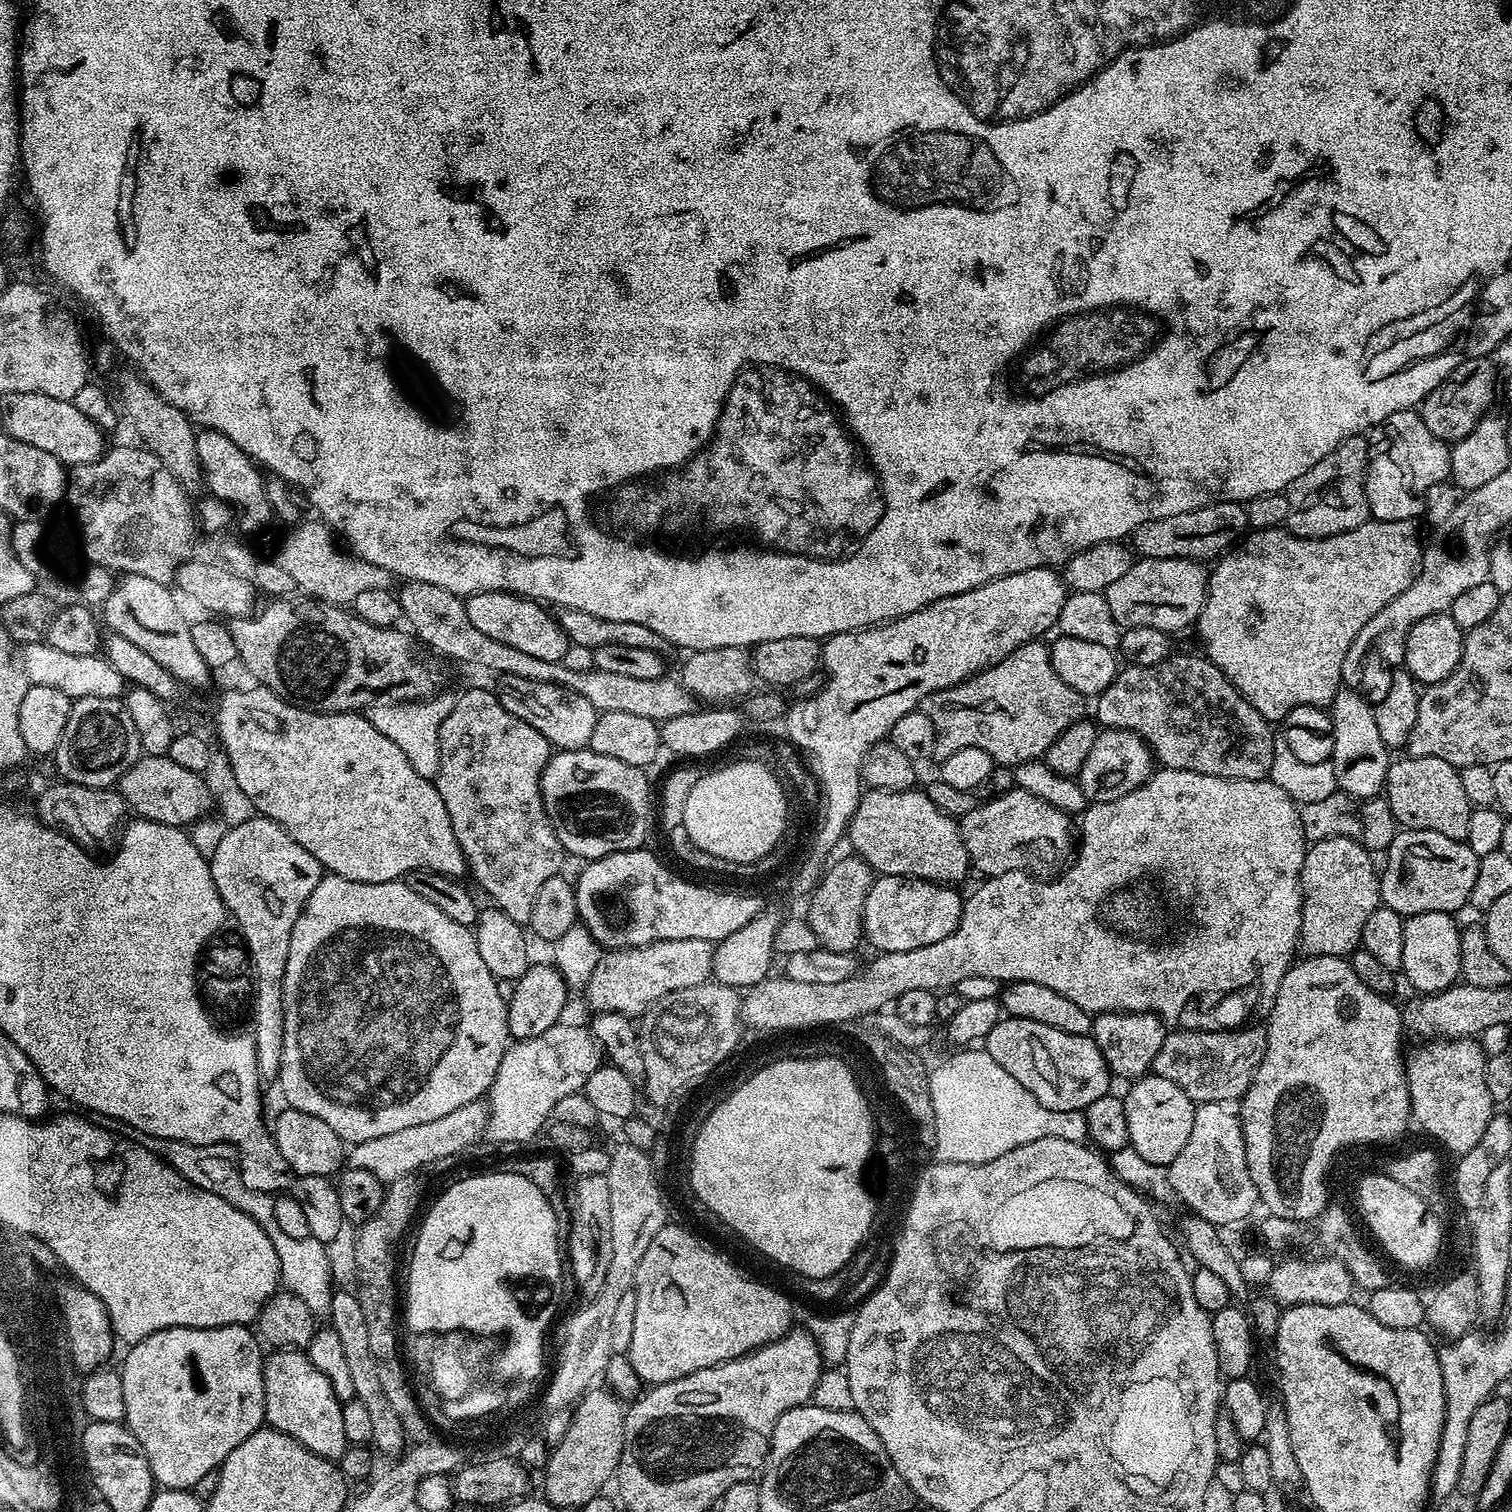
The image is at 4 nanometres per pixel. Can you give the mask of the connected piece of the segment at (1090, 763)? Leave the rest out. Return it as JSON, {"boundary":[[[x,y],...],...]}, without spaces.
{"boundary":[[[1104,730],[1097,735],[1086,762],[1082,762],[1078,783],[1088,802],[1101,804],[1114,798],[1122,798],[1122,794],[1130,794],[1130,790],[1142,786],[1153,771],[1152,749],[1141,736],[1133,732]]]}

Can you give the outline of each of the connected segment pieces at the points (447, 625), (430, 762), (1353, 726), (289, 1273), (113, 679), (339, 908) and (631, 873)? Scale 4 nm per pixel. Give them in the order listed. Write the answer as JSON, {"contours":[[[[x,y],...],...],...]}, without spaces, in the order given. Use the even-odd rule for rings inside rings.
{"contours":[[[[413,580],[399,586],[401,588],[398,588],[398,595],[406,624],[409,624],[407,627],[421,641],[424,639],[437,652],[437,657],[445,656],[446,659],[457,660],[460,664],[473,664],[474,667],[485,668],[488,672],[500,672],[501,677],[528,676],[531,680],[557,684],[566,690],[574,690],[574,694],[582,694],[582,698],[586,698],[586,702],[590,702],[590,706],[594,706],[597,713],[639,714],[642,718],[663,722],[697,711],[696,697],[684,689],[679,679],[644,680],[629,678],[623,674],[606,674],[606,670],[598,670],[596,667],[590,670],[569,670],[563,662],[542,662],[542,658],[533,658],[522,650],[514,650],[514,646],[506,646],[506,642],[498,642],[495,638],[482,634],[482,630],[477,630],[471,624],[464,600],[450,594],[450,590]]],[[[441,690],[427,700],[413,700],[407,704],[376,704],[366,712],[368,721],[382,730],[382,734],[386,734],[386,738],[390,738],[390,742],[394,742],[406,758],[410,758],[410,766],[414,766],[414,770],[427,780],[436,777],[440,769],[442,722],[446,722],[450,710],[454,710],[456,705],[457,693],[448,691]]],[[[1341,690],[1331,702],[1334,750],[1330,763],[1339,791],[1356,800],[1371,800],[1383,793],[1384,780],[1388,776],[1390,749],[1378,734],[1378,722],[1374,722],[1375,707],[1371,703],[1367,704],[1359,694],[1356,690]]],[[[145,1132],[139,1133],[138,1139],[142,1146],[146,1146],[146,1150],[150,1150],[159,1156],[164,1163],[174,1170],[178,1170],[178,1174],[182,1174],[182,1178],[189,1180],[195,1188],[210,1190],[210,1194],[218,1194],[222,1198],[226,1198],[226,1202],[230,1202],[230,1206],[238,1206],[238,1210],[250,1214],[250,1218],[254,1218],[254,1222],[258,1222],[258,1226],[262,1226],[262,1230],[266,1230],[270,1242],[274,1242],[274,1250],[278,1254],[278,1262],[280,1263],[280,1279],[283,1287],[287,1291],[293,1292],[298,1298],[302,1298],[302,1302],[306,1302],[306,1306],[310,1306],[313,1316],[317,1318],[328,1316],[334,1291],[332,1260],[328,1257],[329,1249],[312,1236],[289,1238],[279,1228],[277,1219],[270,1220],[268,1218],[270,1216],[268,1210],[274,1210],[274,1199],[270,1201],[270,1208],[260,1208],[260,1206],[266,1206],[266,1197],[269,1193],[258,1190],[250,1190],[250,1194],[244,1192],[242,1190],[244,1184],[238,1184],[238,1180],[236,1180],[238,1174],[234,1174],[234,1168],[230,1166],[228,1158],[224,1162],[220,1162],[220,1166],[218,1166],[216,1152],[228,1152],[232,1145],[187,1144],[181,1140],[167,1140],[166,1138],[151,1136]]],[[[46,642],[25,644],[22,648],[22,667],[28,676],[29,684],[50,686],[53,690],[62,690],[70,699],[123,697],[126,692],[126,681],[109,660],[103,655],[86,656],[84,654],[65,654]]],[[[325,874],[318,882],[318,886],[314,886],[314,894],[310,894],[302,914],[298,914],[298,922],[294,922],[294,930],[290,934],[290,954],[286,958],[286,978],[284,979],[282,1066],[280,1067],[280,1079],[278,1081],[280,1092],[284,1095],[285,1101],[283,1103],[289,1108],[297,1108],[306,1114],[314,1114],[314,1118],[322,1118],[322,1122],[326,1122],[326,1126],[330,1126],[330,1130],[334,1130],[334,1134],[338,1134],[338,1138],[344,1141],[345,1145],[353,1146],[367,1142],[372,1138],[381,1138],[385,1137],[386,1134],[397,1133],[398,1130],[409,1129],[410,1126],[417,1126],[424,1122],[431,1122],[436,1118],[443,1118],[453,1113],[458,1107],[466,1106],[467,1103],[474,1103],[474,1101],[481,1099],[494,1082],[496,1071],[504,1057],[504,1051],[510,1043],[510,1037],[508,1034],[508,1006],[502,1002],[500,995],[498,995],[497,980],[488,975],[486,968],[476,968],[477,954],[475,931],[469,925],[454,922],[454,918],[446,918],[446,914],[442,914],[442,910],[438,910],[438,906],[426,902],[426,898],[422,898],[422,894],[410,890],[410,886],[403,879],[371,884],[370,882],[354,882],[350,878]]],[[[642,847],[603,856],[600,860],[585,863],[580,877],[575,877],[579,923],[590,930],[601,949],[641,948],[654,942],[678,938],[702,938],[719,942],[734,934],[734,930],[742,930],[746,922],[760,915],[760,896],[743,896],[740,892],[719,892],[716,888],[703,888],[700,884],[691,884],[690,881],[675,876],[654,853],[648,851],[647,847]]]]}

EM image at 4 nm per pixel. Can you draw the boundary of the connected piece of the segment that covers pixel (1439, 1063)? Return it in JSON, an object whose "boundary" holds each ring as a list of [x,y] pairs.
{"boundary":[[[1436,1038],[1421,1044],[1424,1045],[1406,1060],[1411,1119],[1415,1123],[1417,1120],[1422,1131],[1429,1132],[1442,1147],[1455,1154],[1474,1150],[1494,1115],[1494,1101],[1490,1098],[1490,1090],[1486,1090],[1486,1057],[1479,1039]]]}

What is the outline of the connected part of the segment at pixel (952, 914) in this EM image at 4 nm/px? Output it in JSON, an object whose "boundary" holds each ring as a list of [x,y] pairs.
{"boundary":[[[880,876],[873,879],[870,894],[866,894],[864,907],[864,934],[877,953],[918,950],[918,946],[930,946],[930,942],[942,942],[958,926],[962,918],[964,900],[955,887],[936,884],[933,880],[909,880],[907,876]]]}

